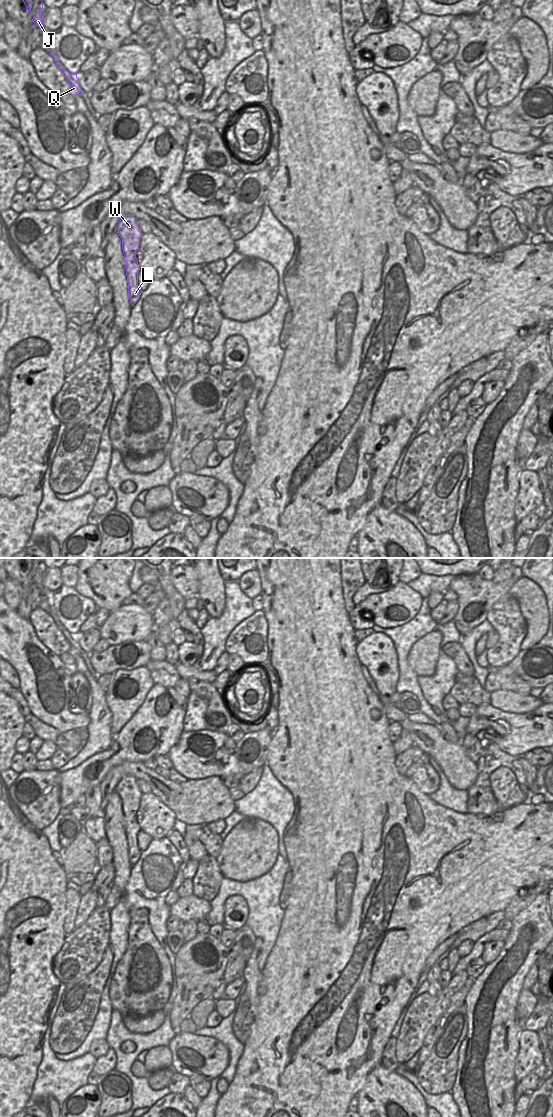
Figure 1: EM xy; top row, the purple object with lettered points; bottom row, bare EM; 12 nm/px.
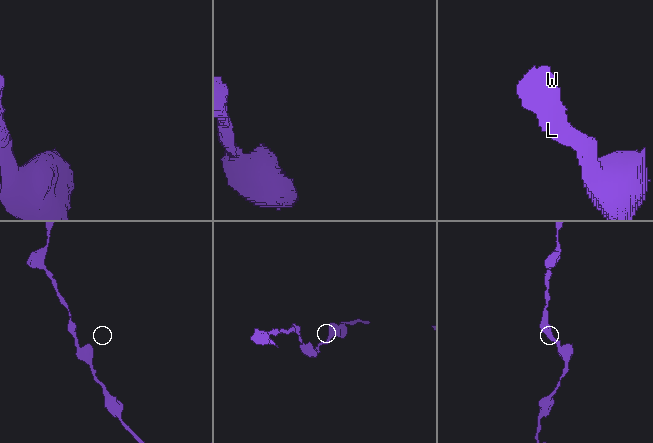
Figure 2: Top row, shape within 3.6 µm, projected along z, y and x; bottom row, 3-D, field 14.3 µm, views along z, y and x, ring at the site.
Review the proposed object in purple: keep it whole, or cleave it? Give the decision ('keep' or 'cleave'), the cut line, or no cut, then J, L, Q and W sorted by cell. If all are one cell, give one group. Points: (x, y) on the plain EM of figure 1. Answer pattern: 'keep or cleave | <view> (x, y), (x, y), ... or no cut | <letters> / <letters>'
keep | no cut | J L Q W

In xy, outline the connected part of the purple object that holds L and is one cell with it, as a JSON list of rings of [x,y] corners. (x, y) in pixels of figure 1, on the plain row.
[[[125,775],[115,786],[115,792],[119,794],[122,800],[124,821],[126,823],[128,857],[132,866],[139,860],[142,853],[138,846],[140,826],[136,818],[142,792],[136,780],[133,775]]]

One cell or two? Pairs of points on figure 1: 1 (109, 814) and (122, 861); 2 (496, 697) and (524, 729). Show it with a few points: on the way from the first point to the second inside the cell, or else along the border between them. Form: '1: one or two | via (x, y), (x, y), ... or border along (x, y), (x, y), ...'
1: one | via (115, 826), (120, 849)
2: two | border along (489, 704), (507, 712), (528, 713), (532, 711)

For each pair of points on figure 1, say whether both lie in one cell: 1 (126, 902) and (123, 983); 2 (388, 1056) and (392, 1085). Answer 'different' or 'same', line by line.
1: different
2: different

